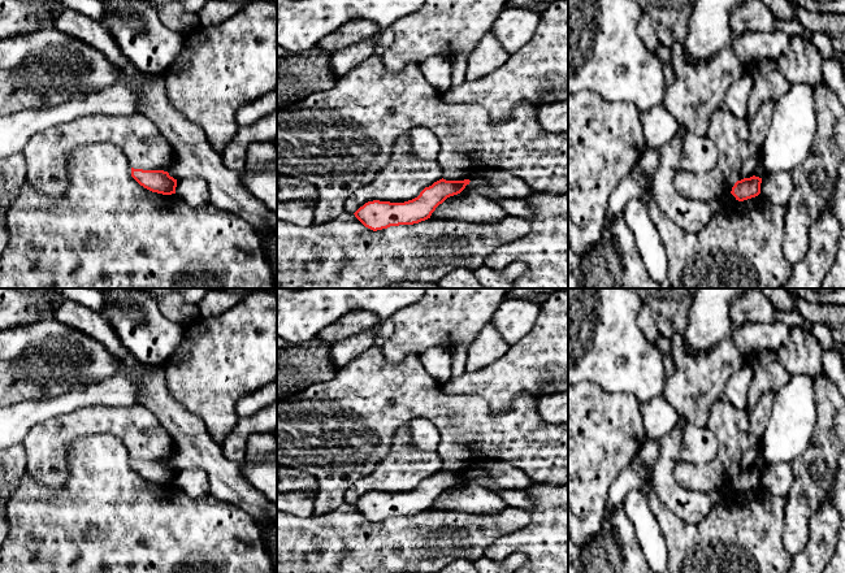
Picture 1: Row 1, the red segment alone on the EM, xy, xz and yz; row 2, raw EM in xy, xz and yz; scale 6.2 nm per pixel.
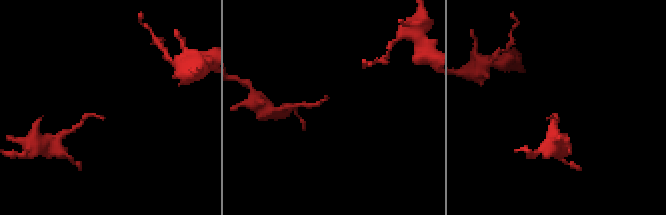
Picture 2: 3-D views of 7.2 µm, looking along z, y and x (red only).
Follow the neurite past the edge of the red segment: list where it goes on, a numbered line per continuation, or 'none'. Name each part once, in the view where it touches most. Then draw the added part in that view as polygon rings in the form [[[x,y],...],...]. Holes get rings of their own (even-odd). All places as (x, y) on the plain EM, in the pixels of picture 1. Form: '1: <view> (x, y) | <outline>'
none

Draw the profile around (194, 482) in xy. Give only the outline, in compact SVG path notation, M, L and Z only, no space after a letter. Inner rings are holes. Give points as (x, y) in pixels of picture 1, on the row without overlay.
M194 468L177 470L176 486L194 498L209 494L207 473Z

